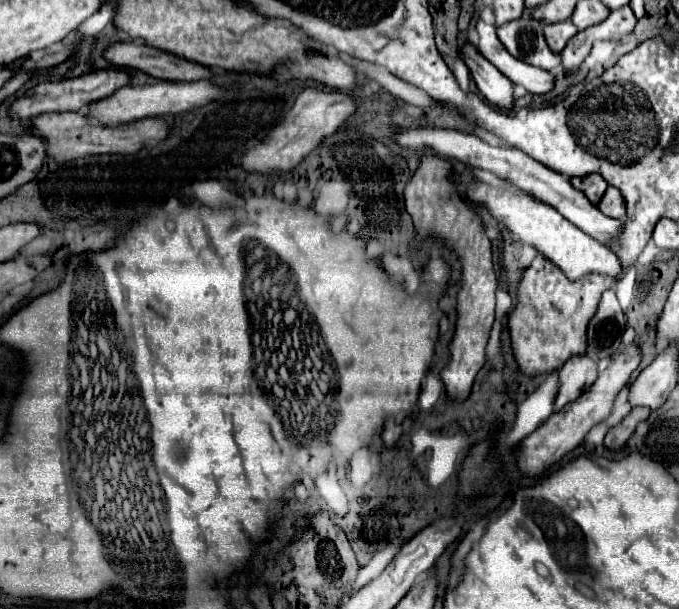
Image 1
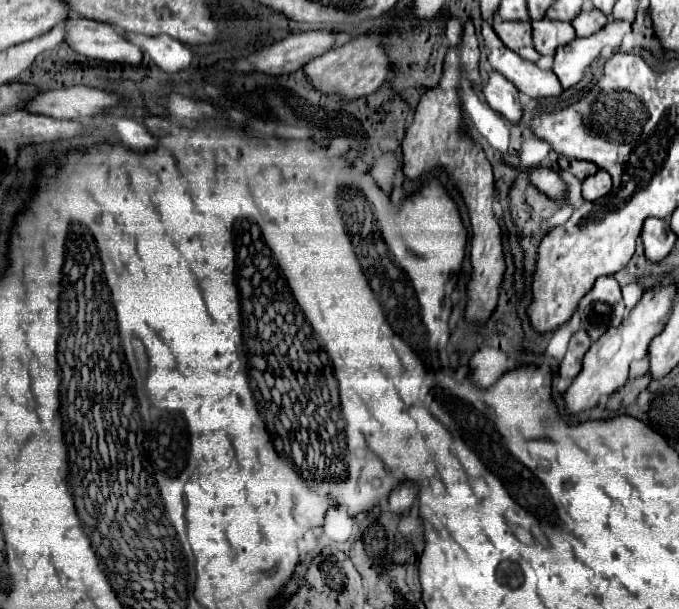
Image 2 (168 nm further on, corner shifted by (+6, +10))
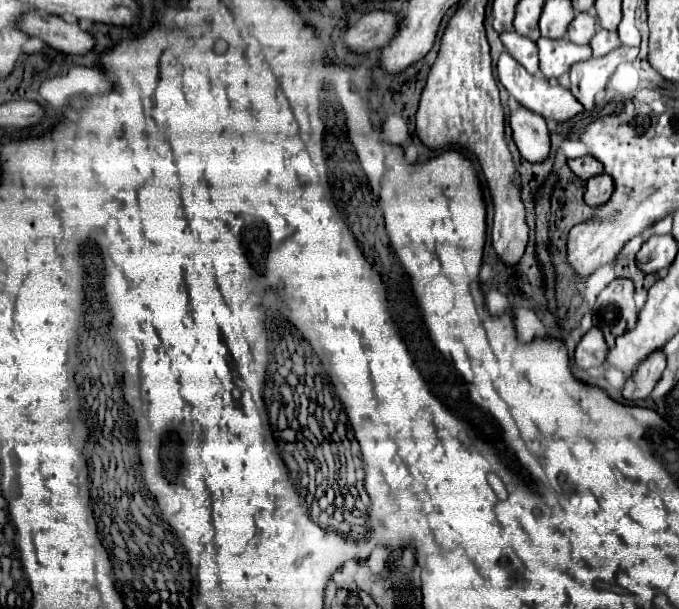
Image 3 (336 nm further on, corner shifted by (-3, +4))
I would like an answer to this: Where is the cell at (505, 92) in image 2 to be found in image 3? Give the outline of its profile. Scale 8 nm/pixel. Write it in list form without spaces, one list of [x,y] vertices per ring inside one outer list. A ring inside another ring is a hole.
[[[526,108],[512,114],[510,126],[514,132],[514,142],[524,160],[530,164],[542,164],[550,156],[550,132],[546,120]]]

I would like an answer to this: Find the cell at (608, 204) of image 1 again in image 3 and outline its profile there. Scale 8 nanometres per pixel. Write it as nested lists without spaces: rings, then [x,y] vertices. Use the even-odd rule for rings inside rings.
[[[600,174],[600,176],[592,176],[586,182],[586,192],[584,192],[584,202],[592,208],[606,204],[610,200],[614,192],[614,180],[608,174]]]

